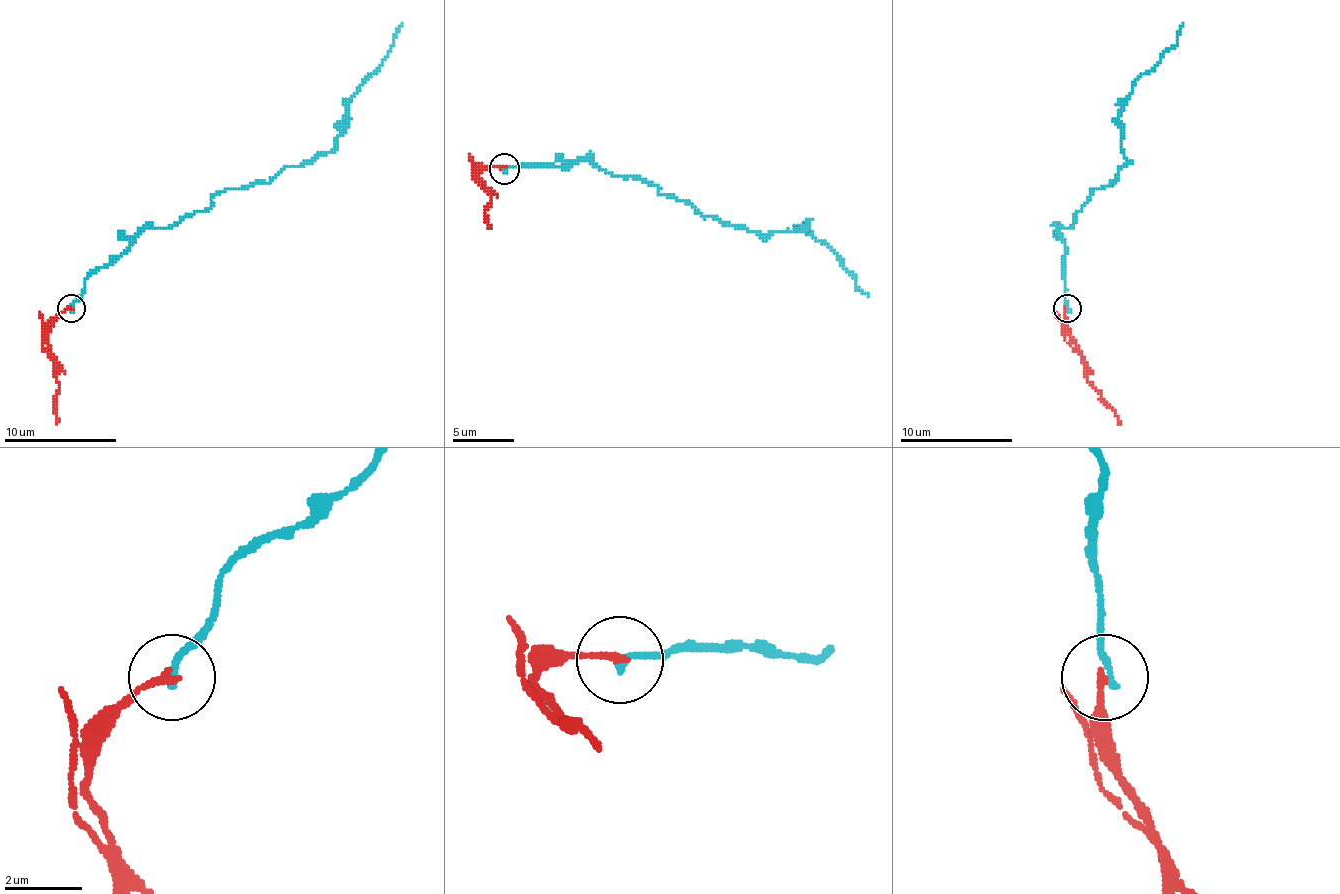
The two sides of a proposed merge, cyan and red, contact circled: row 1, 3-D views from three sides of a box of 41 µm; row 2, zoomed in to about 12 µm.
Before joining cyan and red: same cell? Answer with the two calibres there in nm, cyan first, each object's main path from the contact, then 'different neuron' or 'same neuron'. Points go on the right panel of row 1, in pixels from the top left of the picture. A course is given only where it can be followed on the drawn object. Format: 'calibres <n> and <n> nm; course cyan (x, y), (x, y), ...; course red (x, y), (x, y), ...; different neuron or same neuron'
calibres 170 and 190 nm; course cyan (1067, 309), (1059, 228), (1073, 225), (1095, 188), (1115, 180), (1126, 163), (1121, 101), (1168, 51), (1182, 23); course red (1067, 309), (1065, 315), (1070, 340), (1090, 385), (1121, 424); different neuron

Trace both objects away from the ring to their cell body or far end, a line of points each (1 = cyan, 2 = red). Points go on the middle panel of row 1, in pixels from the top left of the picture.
1: (503, 169), (587, 160), (652, 182), (661, 194), (741, 228), (769, 234), (806, 225), (868, 296)
2: (503, 169), (491, 166), (479, 173), (491, 194), (485, 213), (488, 228)

